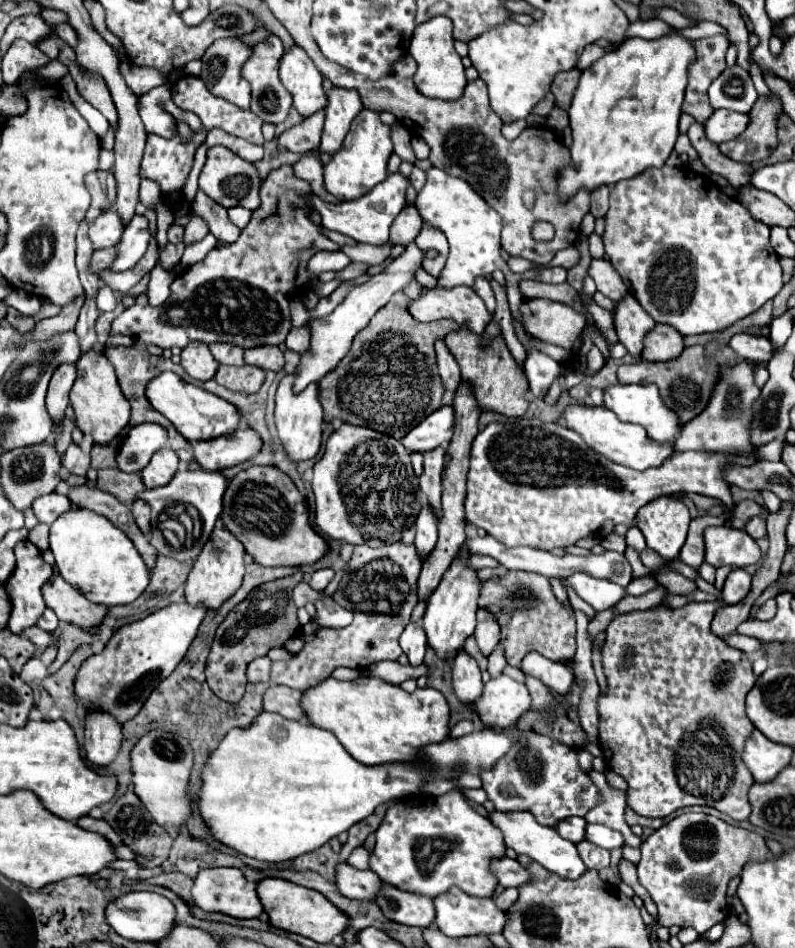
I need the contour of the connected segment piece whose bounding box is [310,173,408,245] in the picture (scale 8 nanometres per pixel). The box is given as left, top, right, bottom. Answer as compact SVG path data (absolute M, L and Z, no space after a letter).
M394 173L394 175L388 175L388 179L384 183L376 185L376 189L372 189L372 193L366 193L364 197L360 197L356 201L344 201L344 203L332 205L332 203L324 203L316 195L310 195L310 203L312 203L312 209L316 213L320 213L322 225L326 229L348 235L358 243L386 245L390 225L396 219L396 215L402 211L402 207L406 205L406 199L404 199L406 187L408 187L408 179L402 177L400 173Z

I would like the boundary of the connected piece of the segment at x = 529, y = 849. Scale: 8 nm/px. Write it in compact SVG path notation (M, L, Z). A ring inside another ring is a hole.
M494 811L490 815L490 821L494 821L494 825L504 833L504 841L510 849L514 849L518 855L532 857L534 861L544 865L548 871L558 873L560 877L568 877L568 879L578 879L588 871L588 867L584 865L584 861L578 855L576 845L572 845L570 841L564 841L564 837L560 837L556 829L548 829L548 827L542 827L540 823L536 823L536 819L530 813L498 813L498 811Z

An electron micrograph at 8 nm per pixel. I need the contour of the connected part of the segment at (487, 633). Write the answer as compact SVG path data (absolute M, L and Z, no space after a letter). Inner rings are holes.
M478 609L478 625L476 625L476 631L474 631L474 639L476 639L478 649L484 657L488 657L496 649L498 639L500 639L498 631L500 629L496 625L496 619L488 611Z

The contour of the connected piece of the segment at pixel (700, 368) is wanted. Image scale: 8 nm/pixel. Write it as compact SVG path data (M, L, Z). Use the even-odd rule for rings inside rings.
M692 345L692 347L684 349L682 355L674 357L666 363L640 361L640 363L632 363L632 365L620 365L618 379L620 379L620 383L654 383L660 389L660 397L662 397L664 405L678 415L680 425L686 425L688 421L692 421L696 415L700 415L706 409L724 365L730 367L730 365L736 365L738 361L744 361L744 359L738 357L730 345L720 347L710 357L706 355L702 345Z

